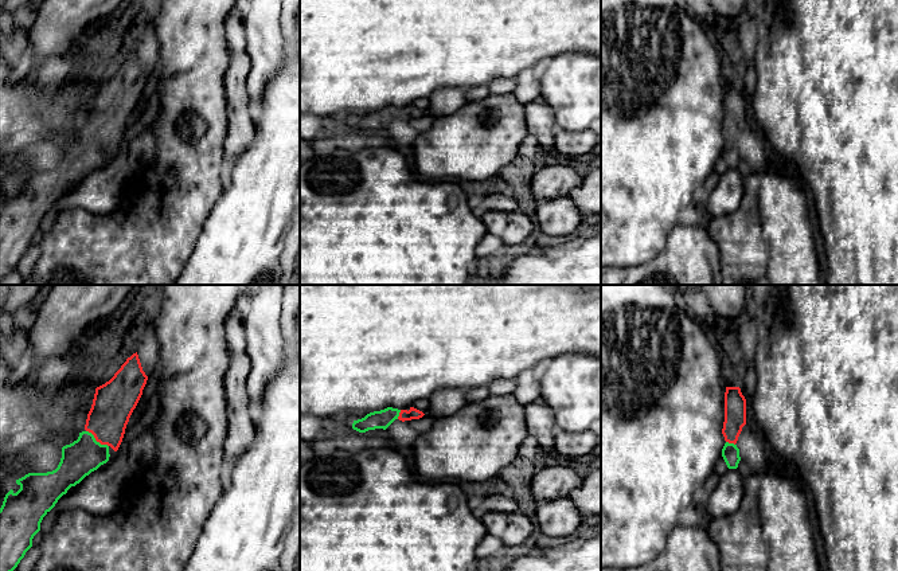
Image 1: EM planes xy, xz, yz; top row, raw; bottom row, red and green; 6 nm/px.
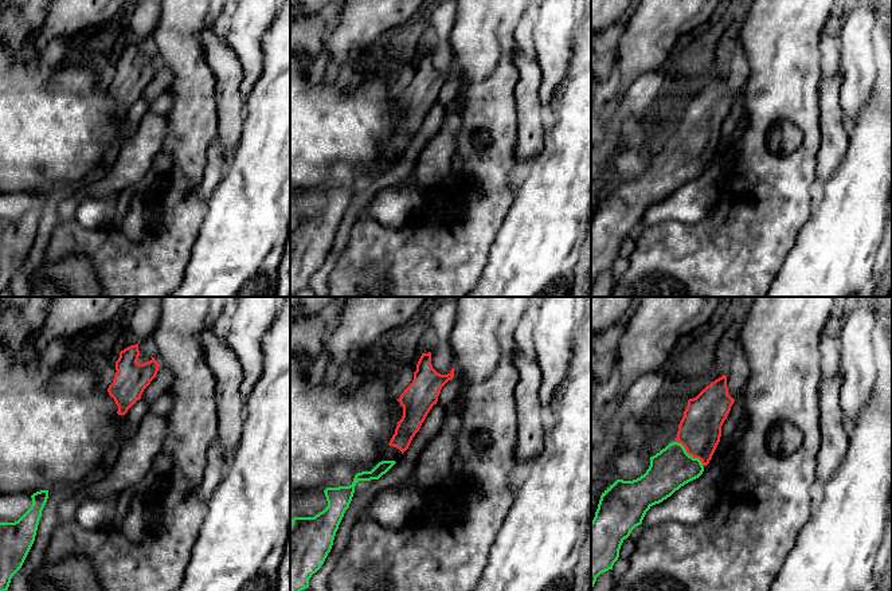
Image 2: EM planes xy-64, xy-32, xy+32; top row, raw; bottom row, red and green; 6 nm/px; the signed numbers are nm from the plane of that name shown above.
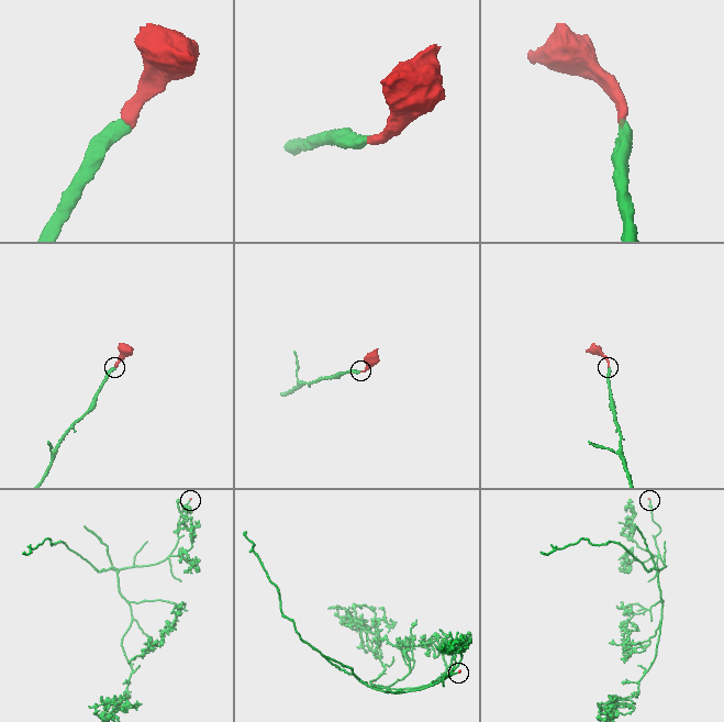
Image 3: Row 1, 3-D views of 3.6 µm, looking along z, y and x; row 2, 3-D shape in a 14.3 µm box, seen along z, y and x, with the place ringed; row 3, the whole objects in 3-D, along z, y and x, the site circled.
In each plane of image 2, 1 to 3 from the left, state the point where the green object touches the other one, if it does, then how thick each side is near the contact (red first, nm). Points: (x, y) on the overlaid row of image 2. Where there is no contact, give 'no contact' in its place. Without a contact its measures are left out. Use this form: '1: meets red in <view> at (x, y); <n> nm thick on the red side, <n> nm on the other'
1: no contact
2: no contact
3: meets red in xy+32 at (691, 454); 260 nm thick on the red side, 240 nm on the other

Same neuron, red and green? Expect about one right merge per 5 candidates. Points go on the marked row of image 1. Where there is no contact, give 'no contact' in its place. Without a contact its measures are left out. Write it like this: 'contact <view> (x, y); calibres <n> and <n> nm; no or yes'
contact xy (97, 441); calibres 240 and 220 nm; yes

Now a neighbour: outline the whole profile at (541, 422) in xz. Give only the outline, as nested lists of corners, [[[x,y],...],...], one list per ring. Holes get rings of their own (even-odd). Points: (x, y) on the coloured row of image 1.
[[[538,400],[524,406],[527,419],[527,435],[535,437],[539,443],[539,451],[548,453],[555,446],[557,419],[553,410]]]

